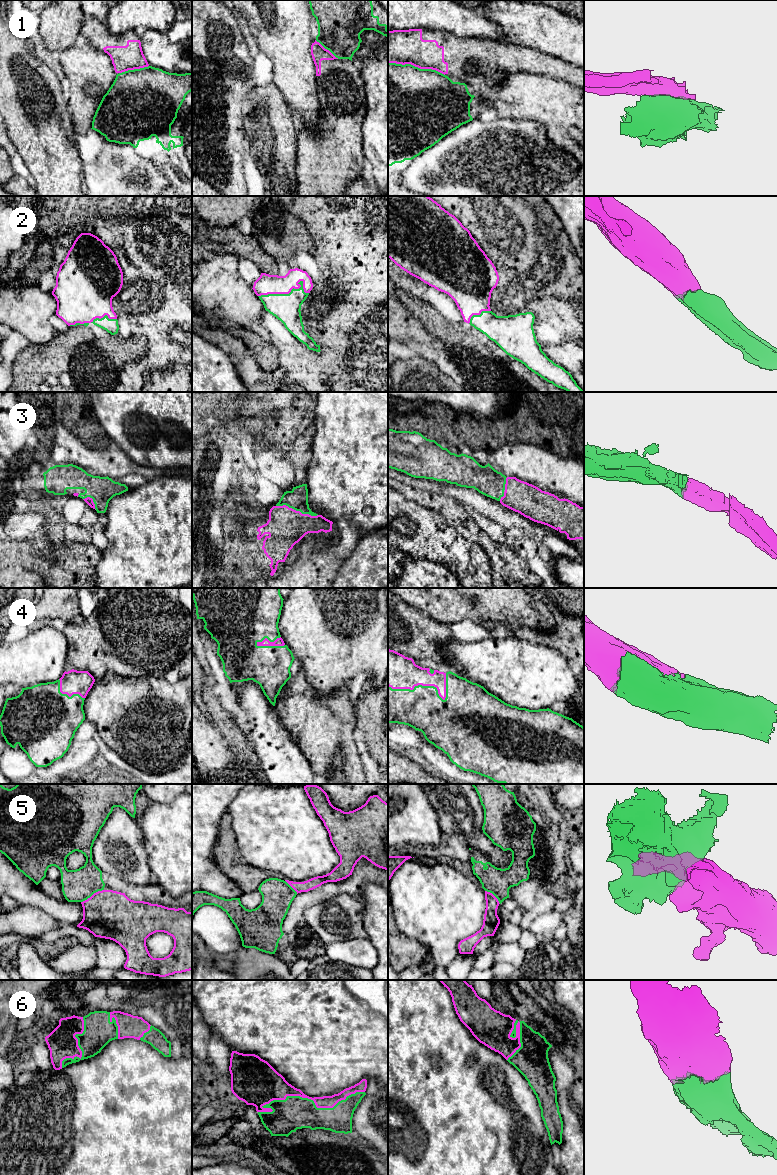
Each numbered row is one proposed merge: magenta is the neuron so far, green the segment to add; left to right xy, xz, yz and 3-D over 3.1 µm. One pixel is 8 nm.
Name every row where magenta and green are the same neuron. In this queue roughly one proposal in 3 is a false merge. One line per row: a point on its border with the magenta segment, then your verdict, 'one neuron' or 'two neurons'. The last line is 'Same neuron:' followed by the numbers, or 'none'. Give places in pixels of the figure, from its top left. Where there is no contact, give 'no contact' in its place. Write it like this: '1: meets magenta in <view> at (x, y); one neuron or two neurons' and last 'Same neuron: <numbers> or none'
1: meets magenta in yz at (416, 66); two neurons
2: meets magenta in xz at (284, 293); one neuron
3: meets magenta in xz at (297, 511); one neuron
4: meets magenta in yz at (430, 685); one neuron
5: meets magenta in xy at (93, 894); two neurons
6: meets magenta in xz at (303, 1097); one neuron
Same neuron: 2, 3, 4, 6

